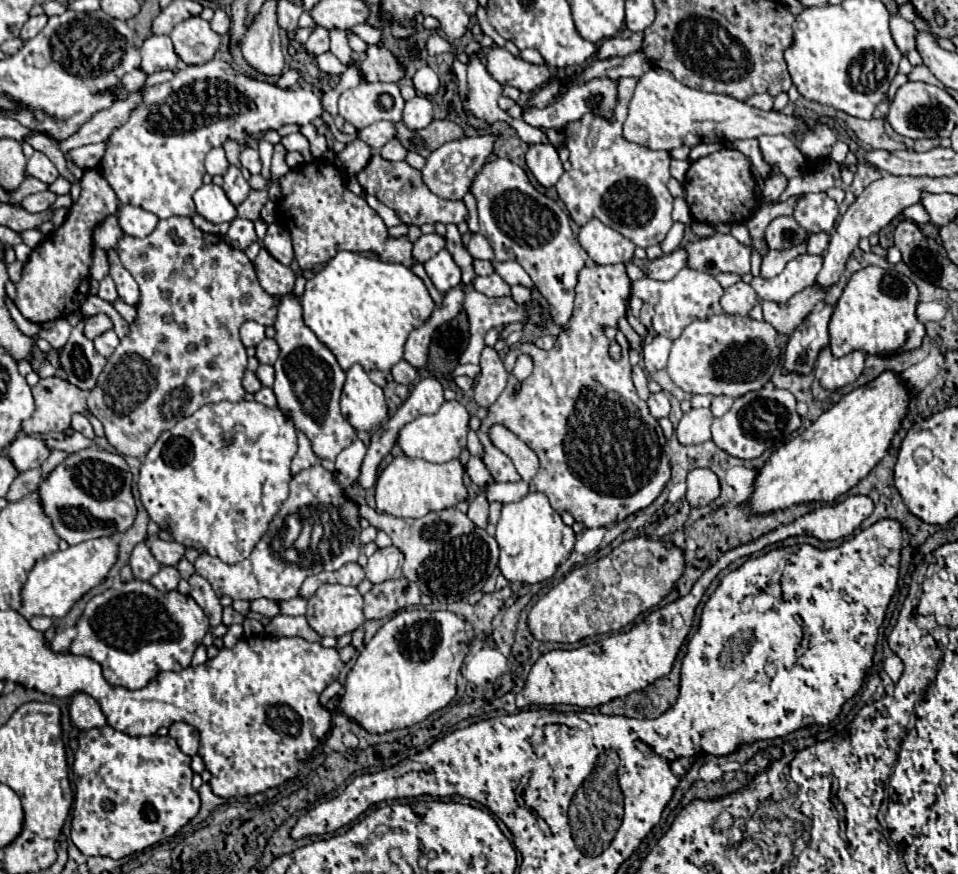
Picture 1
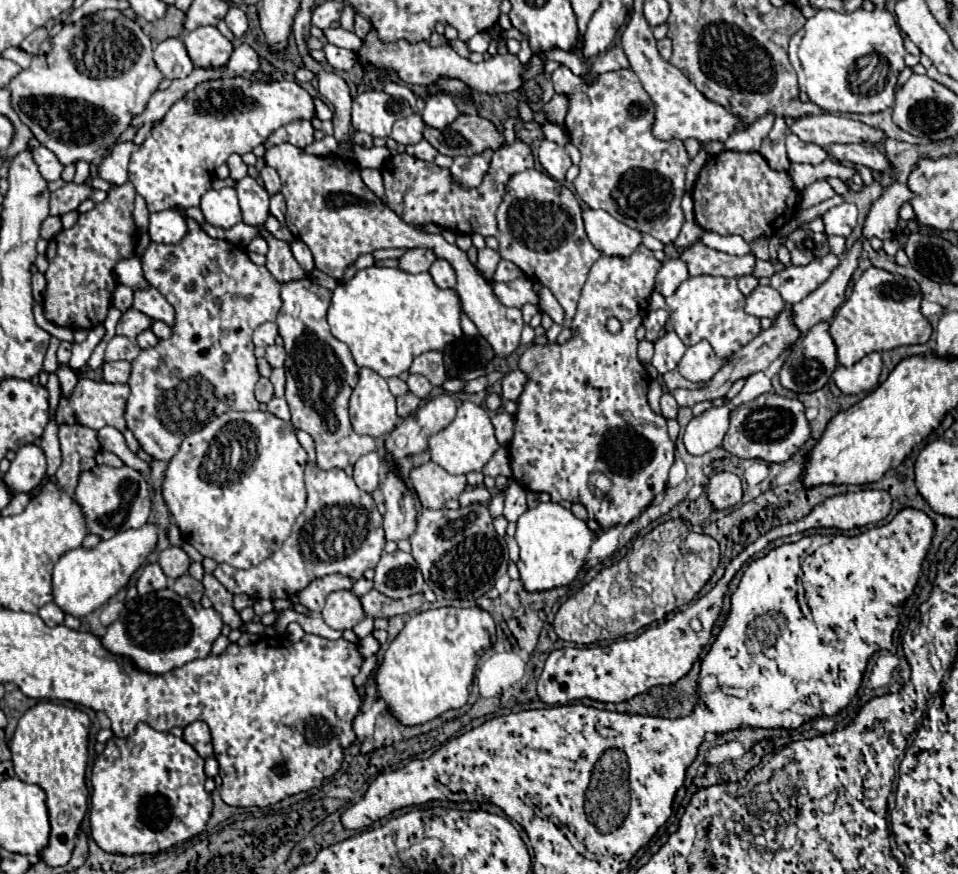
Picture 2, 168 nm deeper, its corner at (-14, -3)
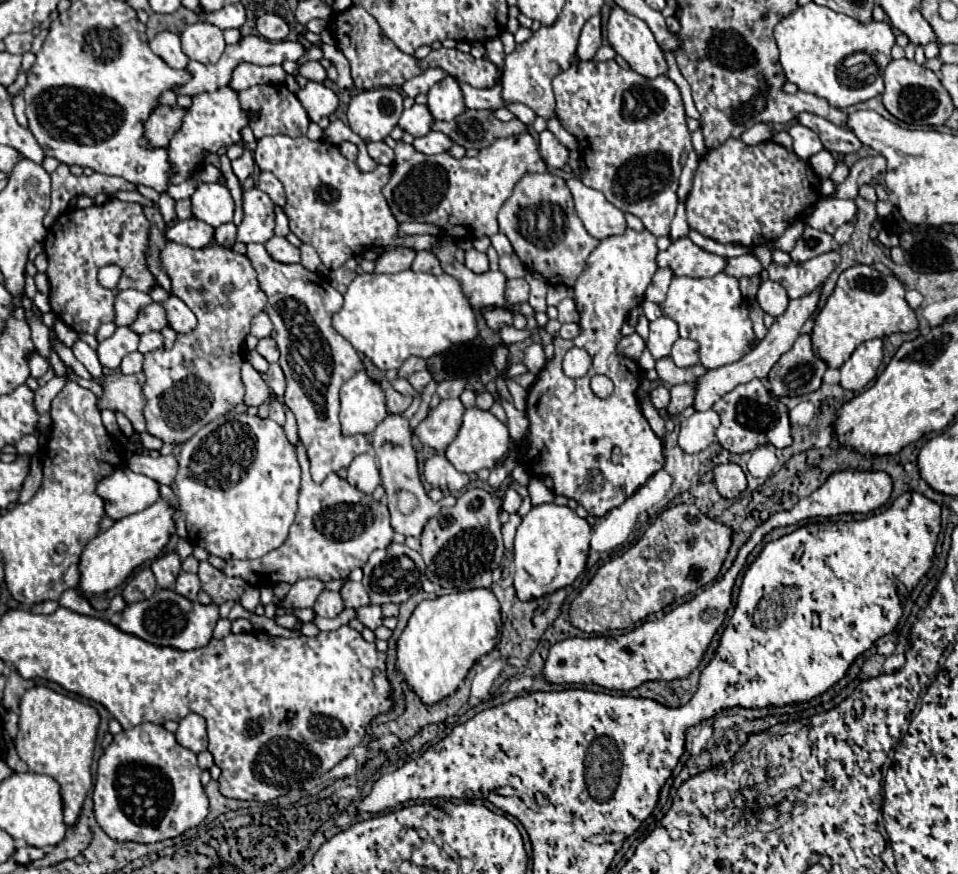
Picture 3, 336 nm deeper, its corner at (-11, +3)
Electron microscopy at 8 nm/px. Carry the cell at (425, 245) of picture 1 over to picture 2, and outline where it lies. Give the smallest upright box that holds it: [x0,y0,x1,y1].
[400,248,436,274]

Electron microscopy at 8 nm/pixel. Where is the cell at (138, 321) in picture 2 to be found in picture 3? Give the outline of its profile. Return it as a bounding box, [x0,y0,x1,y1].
[131,302,169,334]

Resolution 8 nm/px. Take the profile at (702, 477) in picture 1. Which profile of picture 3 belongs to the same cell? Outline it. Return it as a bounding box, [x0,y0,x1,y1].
[713,462,747,498]

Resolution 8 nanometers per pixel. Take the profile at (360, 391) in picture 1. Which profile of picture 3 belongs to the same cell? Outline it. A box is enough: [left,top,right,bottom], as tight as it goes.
[341,370,387,436]

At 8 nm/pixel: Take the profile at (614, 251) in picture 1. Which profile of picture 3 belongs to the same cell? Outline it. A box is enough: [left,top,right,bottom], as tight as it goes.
[567,178,625,240]

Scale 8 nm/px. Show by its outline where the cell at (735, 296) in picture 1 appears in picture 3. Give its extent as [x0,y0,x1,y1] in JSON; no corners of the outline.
[757,280,789,316]

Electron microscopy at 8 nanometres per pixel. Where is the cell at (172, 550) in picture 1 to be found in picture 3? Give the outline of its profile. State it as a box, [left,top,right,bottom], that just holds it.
[151,552,181,588]

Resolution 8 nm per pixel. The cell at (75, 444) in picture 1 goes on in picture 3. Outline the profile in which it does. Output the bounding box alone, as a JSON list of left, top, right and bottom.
[15,434,39,456]

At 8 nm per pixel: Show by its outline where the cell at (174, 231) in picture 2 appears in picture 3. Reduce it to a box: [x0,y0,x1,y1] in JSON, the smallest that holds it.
[167,218,215,248]

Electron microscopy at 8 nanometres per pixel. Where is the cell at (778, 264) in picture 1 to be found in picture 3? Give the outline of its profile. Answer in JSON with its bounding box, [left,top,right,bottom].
[723,254,763,278]

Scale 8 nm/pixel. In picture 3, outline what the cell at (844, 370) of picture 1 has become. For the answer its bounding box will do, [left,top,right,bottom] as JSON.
[839,340,883,392]

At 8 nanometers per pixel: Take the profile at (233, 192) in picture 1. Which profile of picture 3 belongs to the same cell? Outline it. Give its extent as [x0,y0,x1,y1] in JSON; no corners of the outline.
[237,188,275,244]

